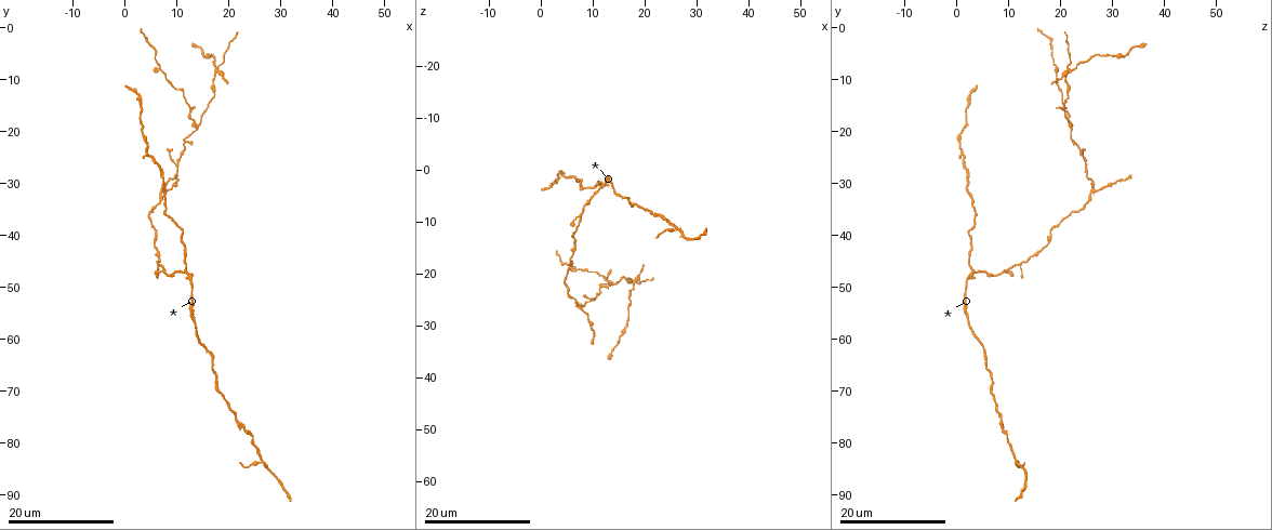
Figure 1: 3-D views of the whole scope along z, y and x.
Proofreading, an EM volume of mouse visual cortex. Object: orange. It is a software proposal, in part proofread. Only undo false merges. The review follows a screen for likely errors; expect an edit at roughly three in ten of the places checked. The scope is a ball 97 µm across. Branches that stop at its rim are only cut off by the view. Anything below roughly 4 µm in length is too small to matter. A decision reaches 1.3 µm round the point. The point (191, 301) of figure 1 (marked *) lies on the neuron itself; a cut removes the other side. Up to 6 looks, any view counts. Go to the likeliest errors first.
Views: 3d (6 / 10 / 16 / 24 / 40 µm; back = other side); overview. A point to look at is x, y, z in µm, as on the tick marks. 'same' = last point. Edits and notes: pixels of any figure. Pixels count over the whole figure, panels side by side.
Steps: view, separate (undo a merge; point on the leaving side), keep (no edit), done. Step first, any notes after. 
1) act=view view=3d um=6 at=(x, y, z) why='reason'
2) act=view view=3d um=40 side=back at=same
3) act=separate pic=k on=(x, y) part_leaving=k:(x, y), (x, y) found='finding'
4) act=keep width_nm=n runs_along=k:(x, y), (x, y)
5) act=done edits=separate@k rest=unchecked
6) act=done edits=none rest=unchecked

act=view view=3d um=24 at=(7.0, 31.0, 26.5) why='two arms at a narrow angle'

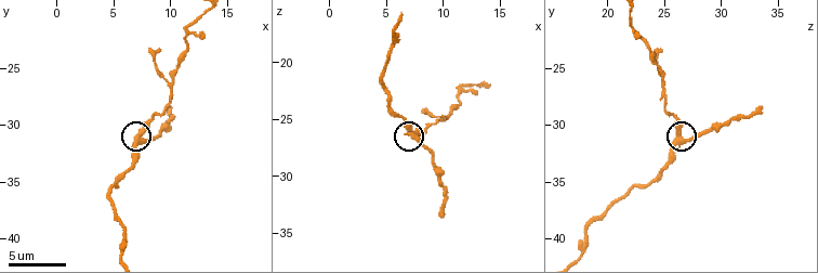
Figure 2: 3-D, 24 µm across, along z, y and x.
act=view view=3d um=10 at=(7.6, 31.4, 26.4)

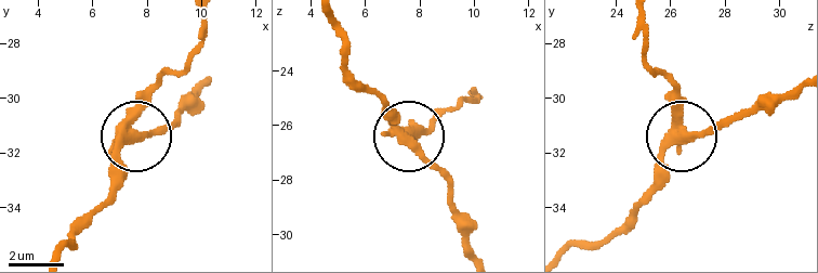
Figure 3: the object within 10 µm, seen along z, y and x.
act=view view=3d um=10 side=back at=(7.5, 31.2, 26.5) why='from behind'

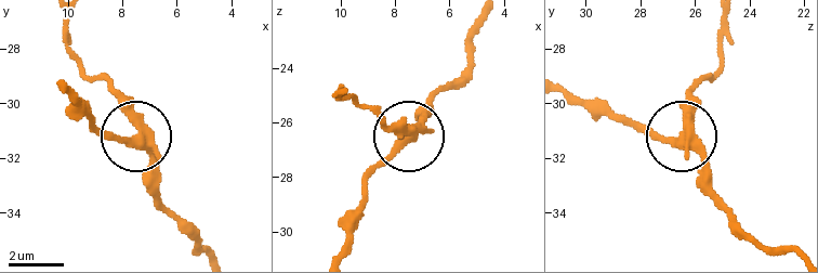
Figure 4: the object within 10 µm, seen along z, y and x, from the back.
act=separate pic=4 on=(122, 104) side_arm_um=9 part_leaving=4:(148, 131), (86, 70), (67, 42), (65, 22) found='two neurons meet here'

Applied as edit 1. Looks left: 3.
act=view view=overview

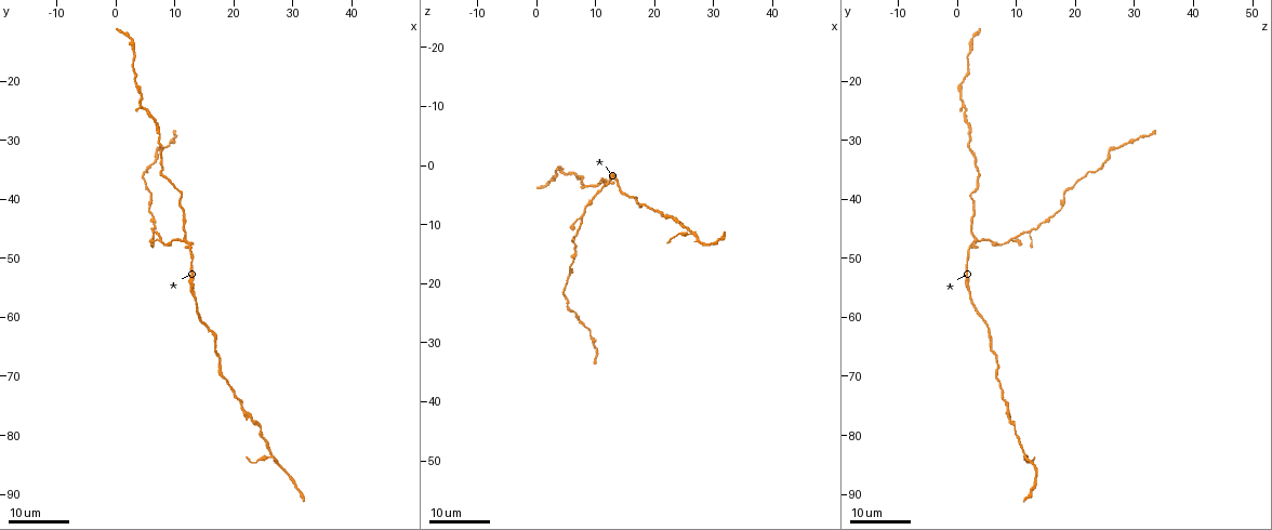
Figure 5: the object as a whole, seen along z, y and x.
act=view view=3d um=24 at=(26.5, 83.5, 11.5) why='side arm on a straight run'

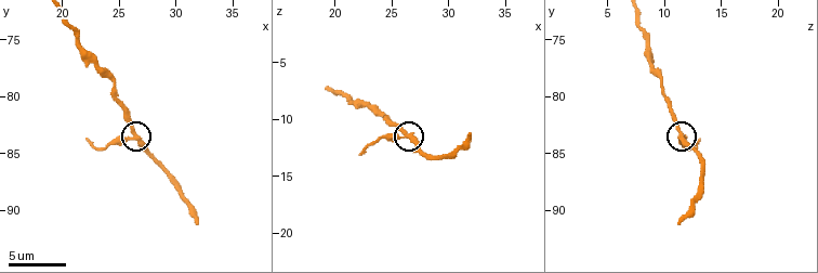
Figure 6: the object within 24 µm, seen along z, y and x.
act=view view=3d um=6 at=(26.2, 83.6, 11.4)

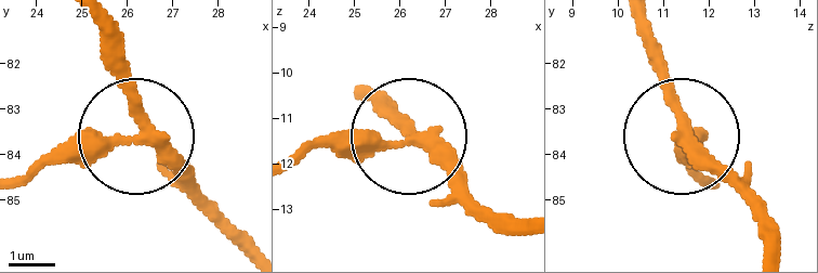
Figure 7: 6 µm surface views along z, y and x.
act=keep width_nm=290 runs_along=7:(364, 95), (407, 142), (309, 142) found='continuous, no second neuron'

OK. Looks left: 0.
act=done edits=separate@4 rest=unchecked

